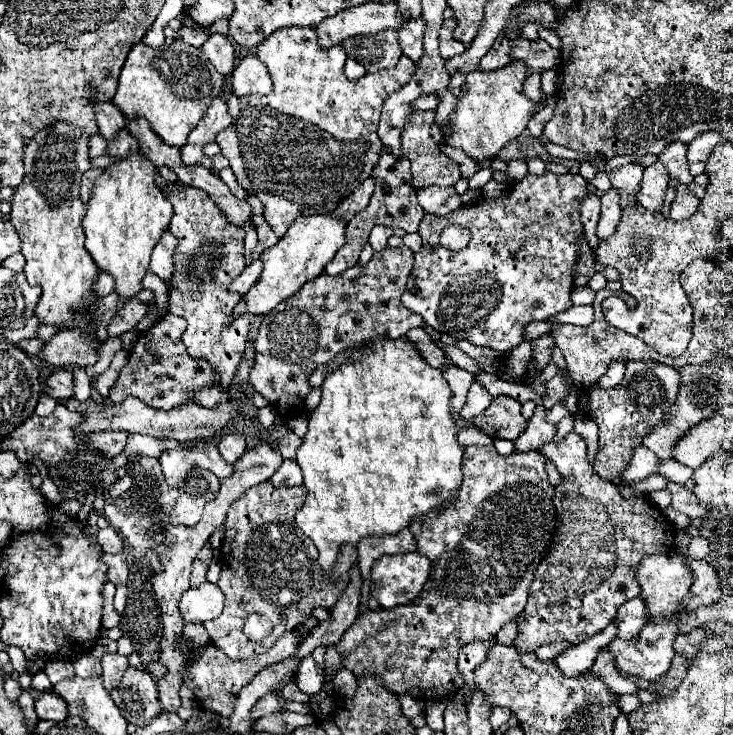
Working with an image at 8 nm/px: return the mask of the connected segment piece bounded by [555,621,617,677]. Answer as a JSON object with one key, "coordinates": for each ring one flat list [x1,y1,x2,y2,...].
{"coordinates":[[612,621,611,625,607,625,599,635,593,635,591,639,579,645,571,645,567,651,563,651,555,659,555,665,559,667,559,671,563,671,565,677,581,677,591,669,599,649,607,647,615,639,616,632,617,626,615,621]]}

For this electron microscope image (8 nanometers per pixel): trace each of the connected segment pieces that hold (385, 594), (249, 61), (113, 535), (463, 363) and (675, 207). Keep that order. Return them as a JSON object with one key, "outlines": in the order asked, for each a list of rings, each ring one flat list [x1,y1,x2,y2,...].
{"outlines":[[[419,553,383,555,371,569,371,597,385,609,411,603,429,581,431,561]],[[255,55,241,59,231,73,231,87,237,97,271,93,271,75,267,71,267,65,261,63]],[[105,527,105,529,99,529,99,535,97,535,97,543,101,545,103,553,119,553,123,549,123,541,119,537,119,531,115,527]],[[445,345,445,347,446,354,457,367,467,370,474,375,480,370,478,363,473,358,462,352,459,348,448,345]],[[677,185,677,197,675,197,673,205,671,205,669,217,671,217,673,221,689,219,689,217,697,211,699,203,701,203,701,199,695,197,695,195,687,189,687,185]]]}

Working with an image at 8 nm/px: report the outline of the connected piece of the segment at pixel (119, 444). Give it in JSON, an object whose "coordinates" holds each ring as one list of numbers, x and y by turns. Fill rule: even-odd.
{"coordinates":[[101,431,101,433,91,433,87,445,105,453,107,457,115,457,125,451,127,437,129,433,125,431]]}

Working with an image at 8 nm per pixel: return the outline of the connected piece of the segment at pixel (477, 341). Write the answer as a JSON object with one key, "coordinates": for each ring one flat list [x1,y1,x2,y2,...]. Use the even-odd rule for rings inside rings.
{"coordinates":[[551,171,543,173,543,175,533,175,533,173,527,173,521,181,515,181,511,187,507,187,505,195,503,197,497,197,497,199,489,199,489,197,483,197,481,201,477,203,471,203,471,205,463,205,459,207,457,211,453,211,451,215,447,215,447,225,449,223,459,223,463,227,467,227,471,231,471,243,455,253,455,251,447,251,445,247,439,245,439,237,437,237,437,215,431,215,431,213,425,213,423,221,421,221,421,227,419,227,419,233,423,237,423,247,421,251,415,253,415,265,413,265,413,271,409,275,409,281,407,281,407,291,403,295,403,305,421,315,423,321,427,325,431,325,433,329,437,329,439,333,449,333,453,335,455,339,467,339,469,343,473,345,483,345,483,347,491,347,495,351,501,351,501,353,507,353,511,349,515,349,521,341,523,341,523,335,525,335,525,327,533,321,549,321,551,317,555,317,557,313,565,311,571,307,571,289,573,289,573,265,577,261,577,247,575,247,575,237,577,237,577,231,583,231,581,227,581,219,579,219,579,201,587,195,587,181,581,177,581,175,573,175,573,173,565,173,565,175,555,175]]}

